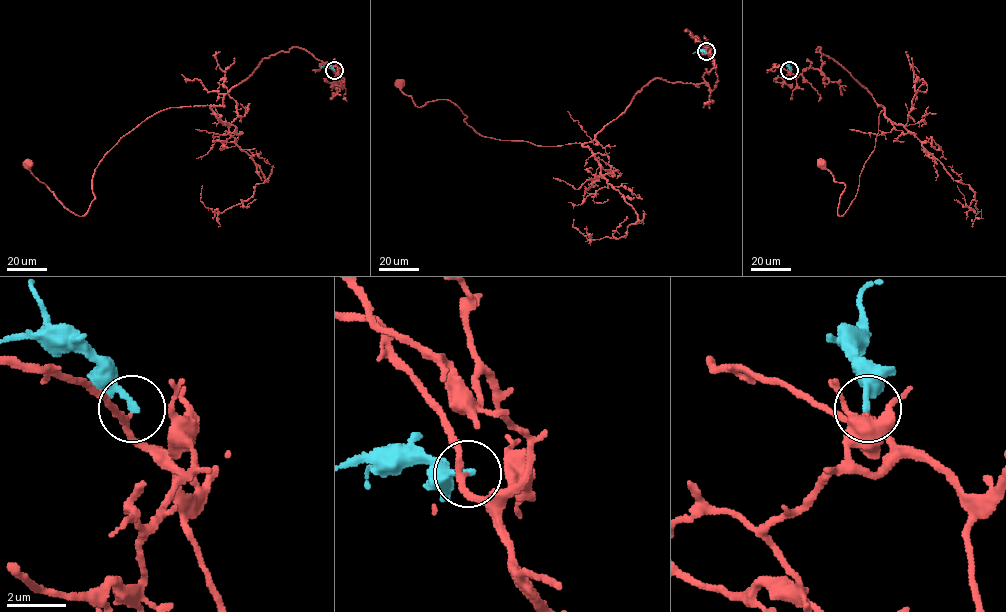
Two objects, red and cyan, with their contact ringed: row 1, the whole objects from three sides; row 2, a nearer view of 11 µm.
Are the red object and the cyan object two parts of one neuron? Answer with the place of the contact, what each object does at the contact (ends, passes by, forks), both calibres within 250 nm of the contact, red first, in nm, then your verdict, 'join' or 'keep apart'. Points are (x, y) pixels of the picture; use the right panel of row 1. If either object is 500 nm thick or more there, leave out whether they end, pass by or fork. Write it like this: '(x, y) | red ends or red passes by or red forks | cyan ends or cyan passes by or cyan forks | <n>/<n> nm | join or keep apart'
(789, 70) | red passes by | cyan ends | 190/240 nm | keep apart

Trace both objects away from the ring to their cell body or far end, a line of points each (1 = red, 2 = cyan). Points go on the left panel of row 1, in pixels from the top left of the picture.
1: (334, 71), (341, 73), (292, 47), (264, 58), (221, 105), (156, 112), (99, 163), (82, 216), (28, 164)
2: (334, 71), (327, 66), (321, 67)

